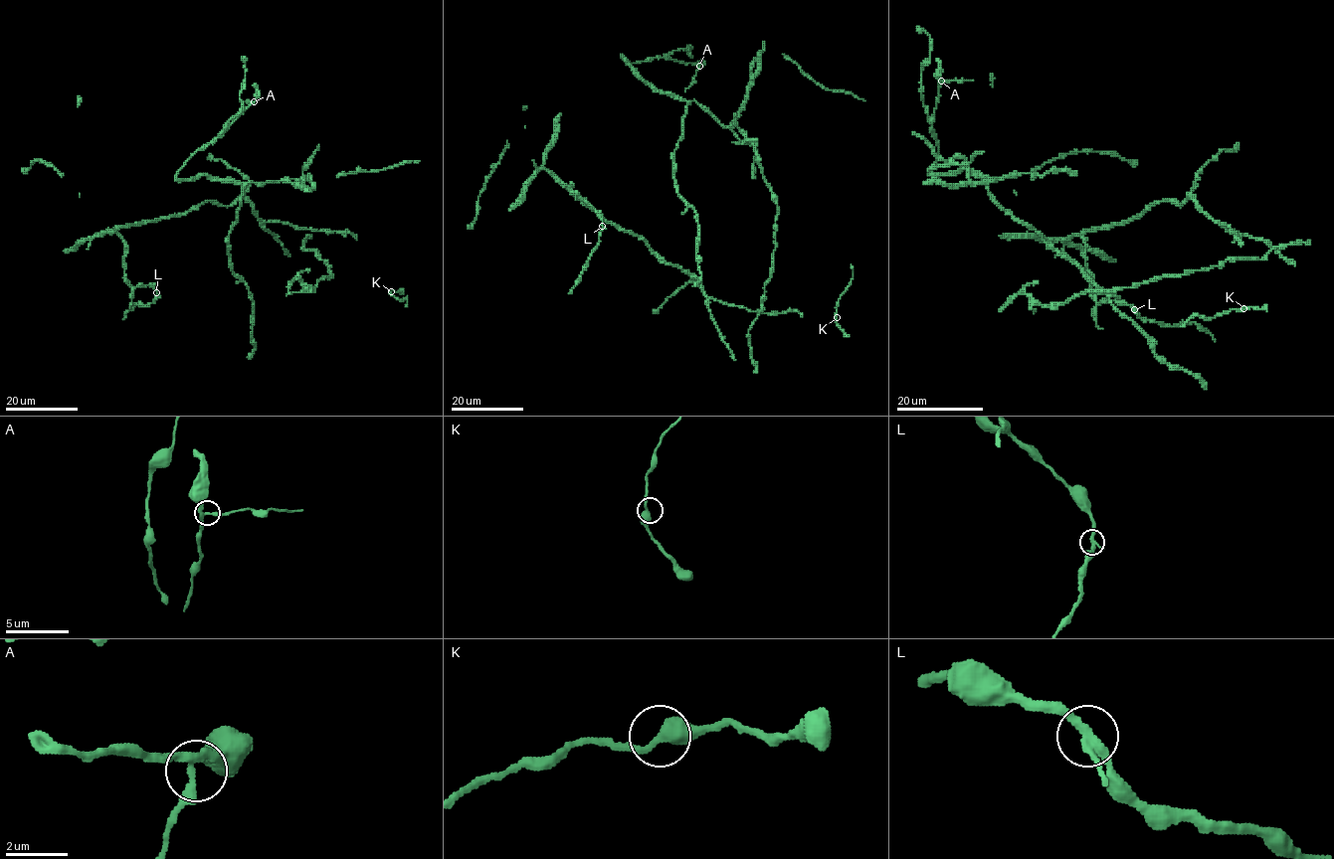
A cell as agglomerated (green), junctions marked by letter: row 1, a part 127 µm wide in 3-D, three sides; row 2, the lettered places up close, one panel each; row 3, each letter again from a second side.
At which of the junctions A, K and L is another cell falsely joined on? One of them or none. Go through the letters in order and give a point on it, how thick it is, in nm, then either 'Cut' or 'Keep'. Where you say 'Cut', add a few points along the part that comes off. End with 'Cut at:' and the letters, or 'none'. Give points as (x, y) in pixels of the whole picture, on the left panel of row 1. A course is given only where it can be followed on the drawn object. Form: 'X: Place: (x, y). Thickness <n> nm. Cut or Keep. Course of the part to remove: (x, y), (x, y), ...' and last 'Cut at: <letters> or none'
A: Place: (254, 101). Thickness 240 nm. Keep
K: Place: (391, 291). Thickness 340 nm. Keep
L: Place: (156, 292). Thickness 280 nm. Keep
Cut at: none

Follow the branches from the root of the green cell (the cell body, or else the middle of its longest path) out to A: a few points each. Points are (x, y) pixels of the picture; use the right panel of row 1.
A: (1079, 264), (1009, 215), (989, 192), (982, 176), (967, 169), (930, 172), (938, 156), (932, 118), (941, 81)

